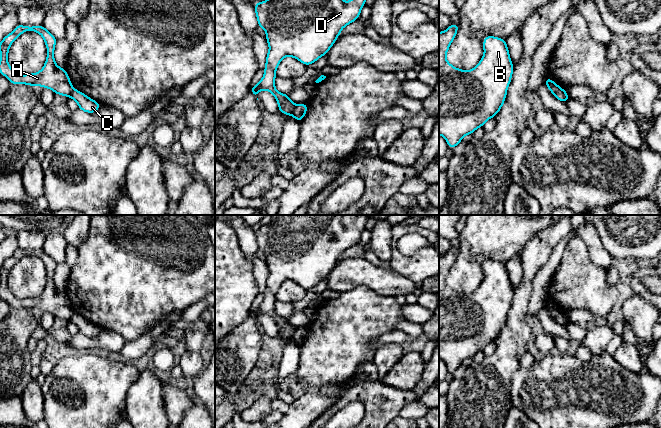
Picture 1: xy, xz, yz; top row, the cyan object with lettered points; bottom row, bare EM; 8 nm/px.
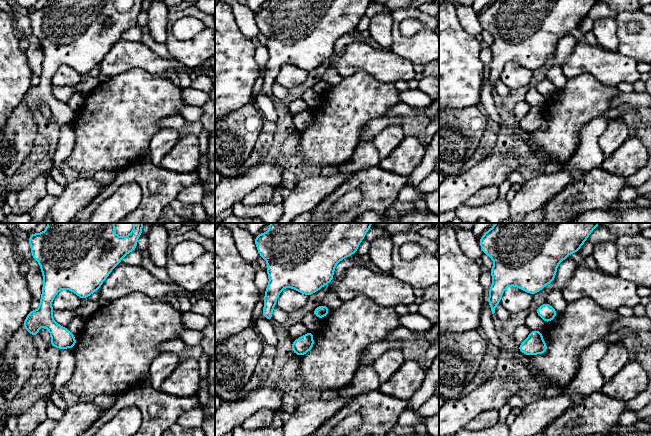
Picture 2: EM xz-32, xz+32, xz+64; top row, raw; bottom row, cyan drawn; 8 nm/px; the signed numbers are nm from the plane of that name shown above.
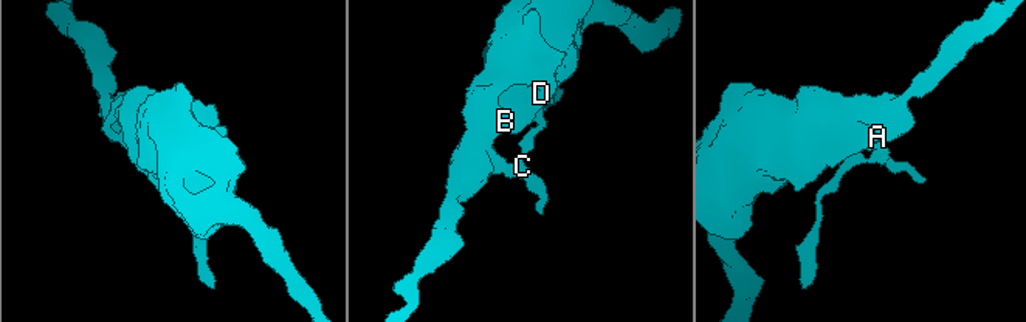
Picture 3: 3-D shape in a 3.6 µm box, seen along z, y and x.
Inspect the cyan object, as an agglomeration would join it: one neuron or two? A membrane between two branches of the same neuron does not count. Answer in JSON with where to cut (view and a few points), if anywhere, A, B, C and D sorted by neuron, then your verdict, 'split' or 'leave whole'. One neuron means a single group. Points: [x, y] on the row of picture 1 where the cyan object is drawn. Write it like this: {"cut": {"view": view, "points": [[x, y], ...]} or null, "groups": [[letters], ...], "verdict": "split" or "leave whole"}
{"cut": {"view": "xz", "points": [[296, 105], [291, 115]]}, "groups": [["A", "B", "D"], ["C"]], "verdict": "split"}

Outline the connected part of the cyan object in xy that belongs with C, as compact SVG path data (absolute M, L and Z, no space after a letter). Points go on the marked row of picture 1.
M76 89L71 92L69 97L75 100L79 109L86 113L95 113L101 106L98 102Z

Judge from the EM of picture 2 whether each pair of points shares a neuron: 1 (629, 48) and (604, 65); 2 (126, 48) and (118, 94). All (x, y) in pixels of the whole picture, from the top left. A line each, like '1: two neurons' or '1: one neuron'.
1: two neurons
2: two neurons

